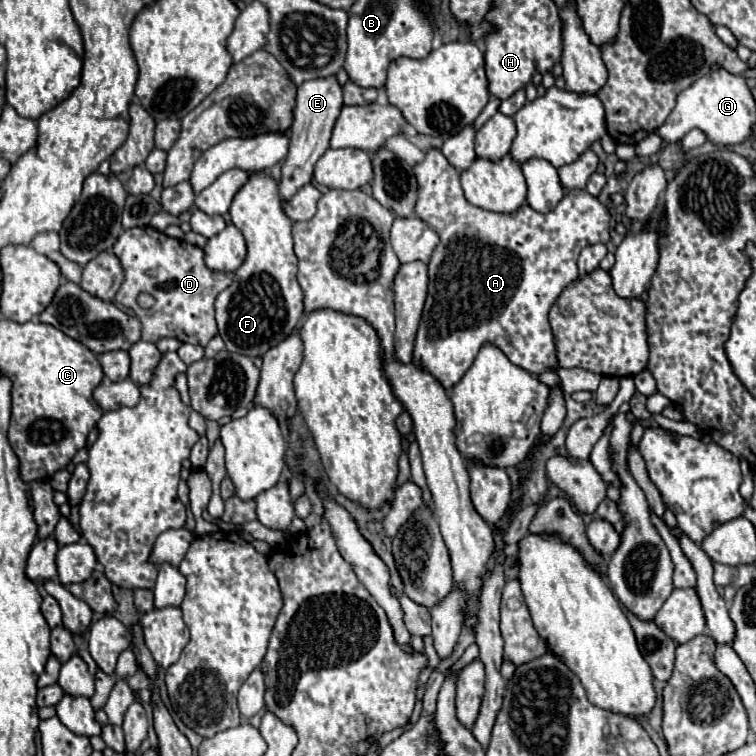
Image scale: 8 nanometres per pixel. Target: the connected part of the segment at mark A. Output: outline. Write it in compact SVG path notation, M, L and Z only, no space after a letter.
M431 149L427 151L425 159L421 163L417 163L413 167L415 171L415 177L417 177L417 183L419 183L419 189L417 189L417 205L415 205L415 211L417 211L417 217L421 221L425 221L431 229L435 229L441 237L439 245L435 247L433 251L433 257L431 261L427 263L429 267L429 295L427 295L427 301L425 301L425 309L423 309L423 317L421 317L421 323L419 323L419 331L417 331L417 341L415 341L415 351L413 351L413 361L415 363L421 363L421 367L425 367L425 371L429 371L445 389L451 389L455 383L461 381L461 377L467 373L467 369L473 365L479 349L487 343L499 347L507 359L529 371L531 375L537 375L537 373L543 373L543 371L549 371L551 365L557 363L555 359L555 343L553 343L553 335L551 335L551 327L549 327L549 319L547 319L547 313L549 313L549 307L555 303L555 299L561 295L561 291L573 283L577 279L577 255L581 253L581 247L587 247L591 243L607 243L609 241L609 211L607 207L603 207L599 203L597 197L589 195L587 191L569 191L565 193L565 197L559 201L559 205L555 207L555 211L547 213L547 215L541 215L537 211L533 211L529 205L523 205L515 215L501 215L501 213L493 213L493 211L485 211L485 209L479 209L479 207L473 207L465 195L461 195L461 183L459 183L459 173L447 163L447 159L443 157L443 153L439 149Z

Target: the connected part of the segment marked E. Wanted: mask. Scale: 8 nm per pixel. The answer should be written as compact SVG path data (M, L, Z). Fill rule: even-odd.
M335 77L327 79L313 79L305 81L297 89L297 105L293 111L293 125L291 125L291 143L289 143L289 155L283 163L283 179L281 179L281 199L293 197L303 185L307 185L313 177L313 167L317 159L329 149L329 139L333 131L333 123L337 121L337 115L341 113L343 97L341 97L341 85Z

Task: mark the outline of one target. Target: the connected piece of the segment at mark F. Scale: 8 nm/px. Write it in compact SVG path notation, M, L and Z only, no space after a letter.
M255 173L235 195L231 209L229 209L233 225L243 233L247 243L247 257L243 265L235 271L233 283L221 291L215 299L215 319L219 327L219 335L225 341L225 347L231 353L241 353L251 359L263 357L269 347L275 347L283 339L289 337L299 327L301 317L305 315L305 305L301 303L303 291L297 283L297 255L293 251L293 239L291 239L291 227L293 221L283 213L281 199L275 181L267 173Z

